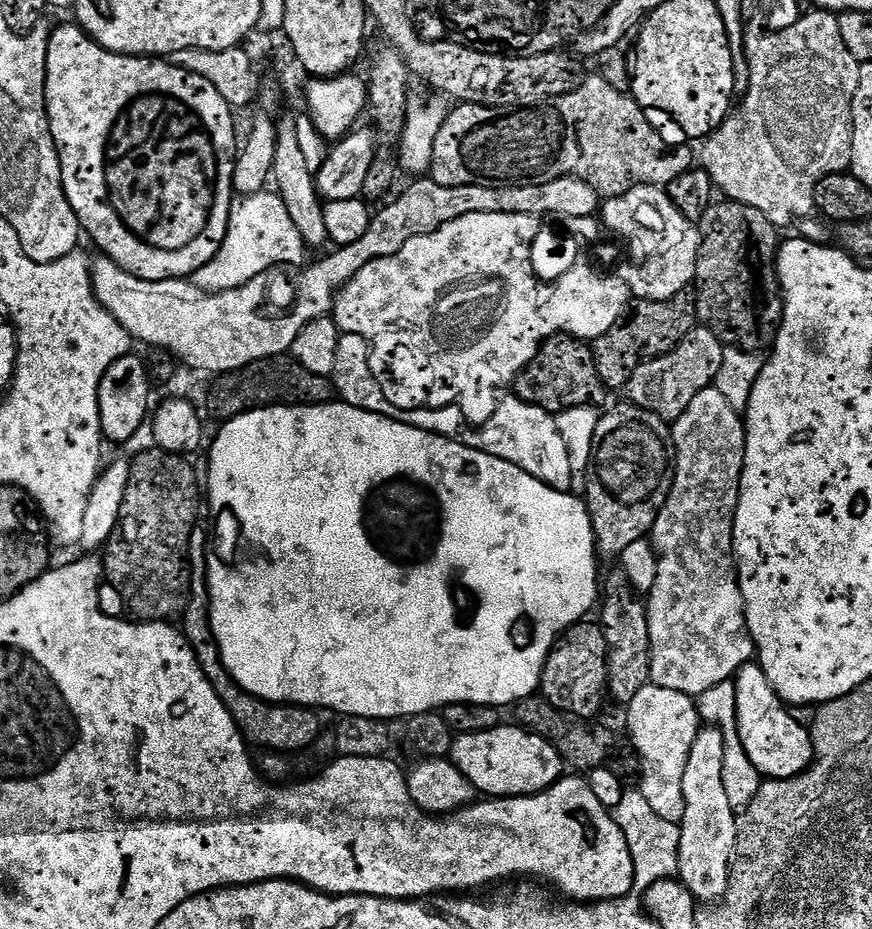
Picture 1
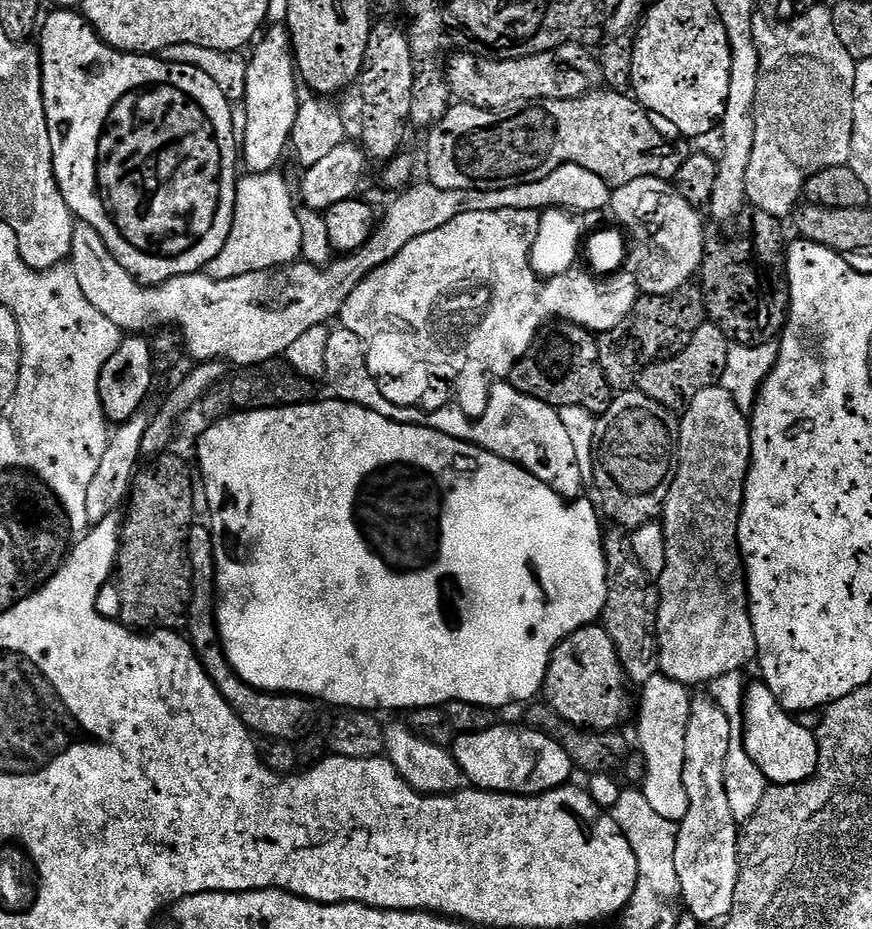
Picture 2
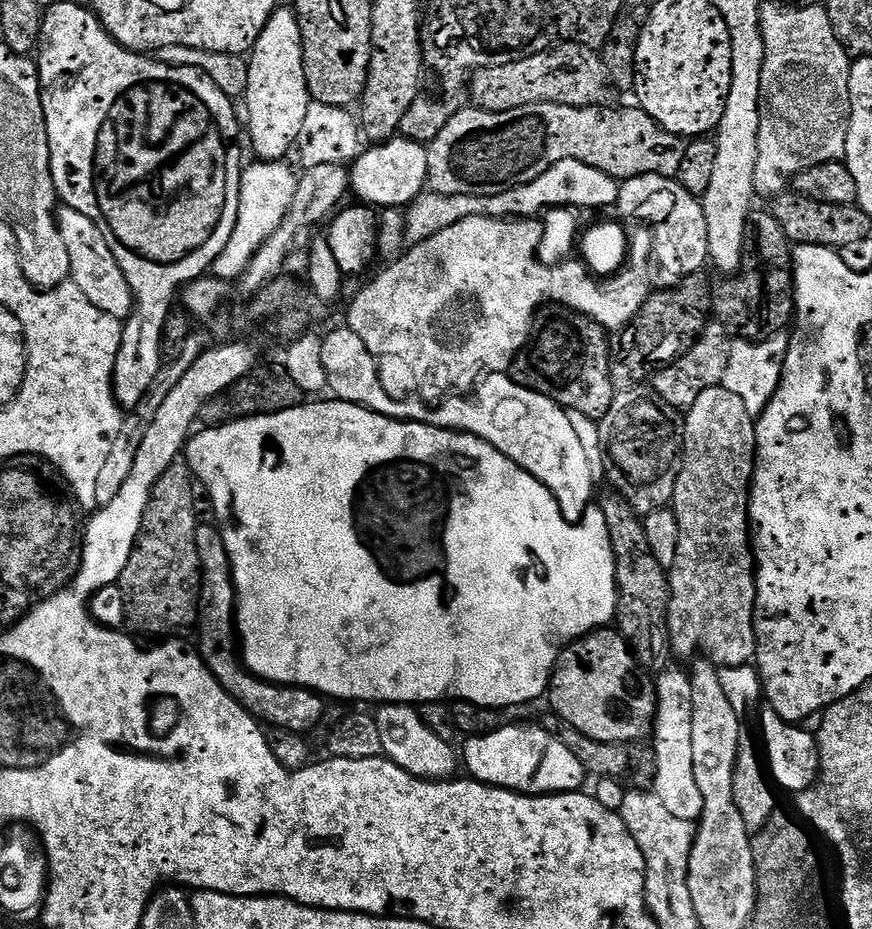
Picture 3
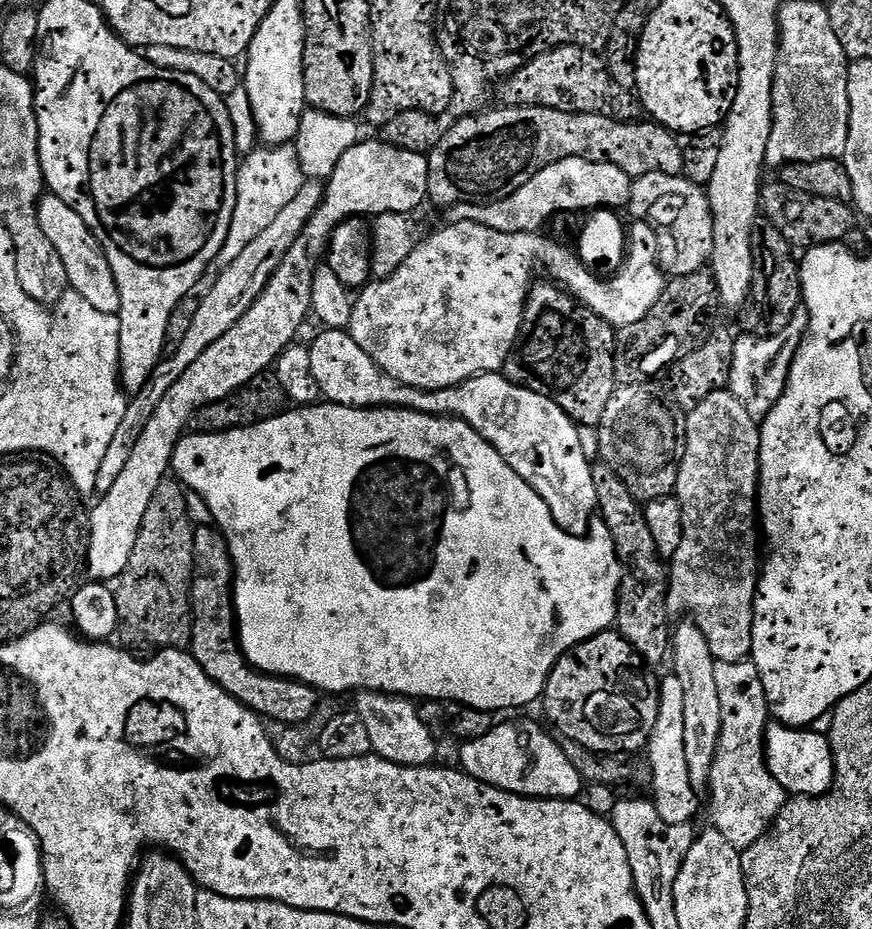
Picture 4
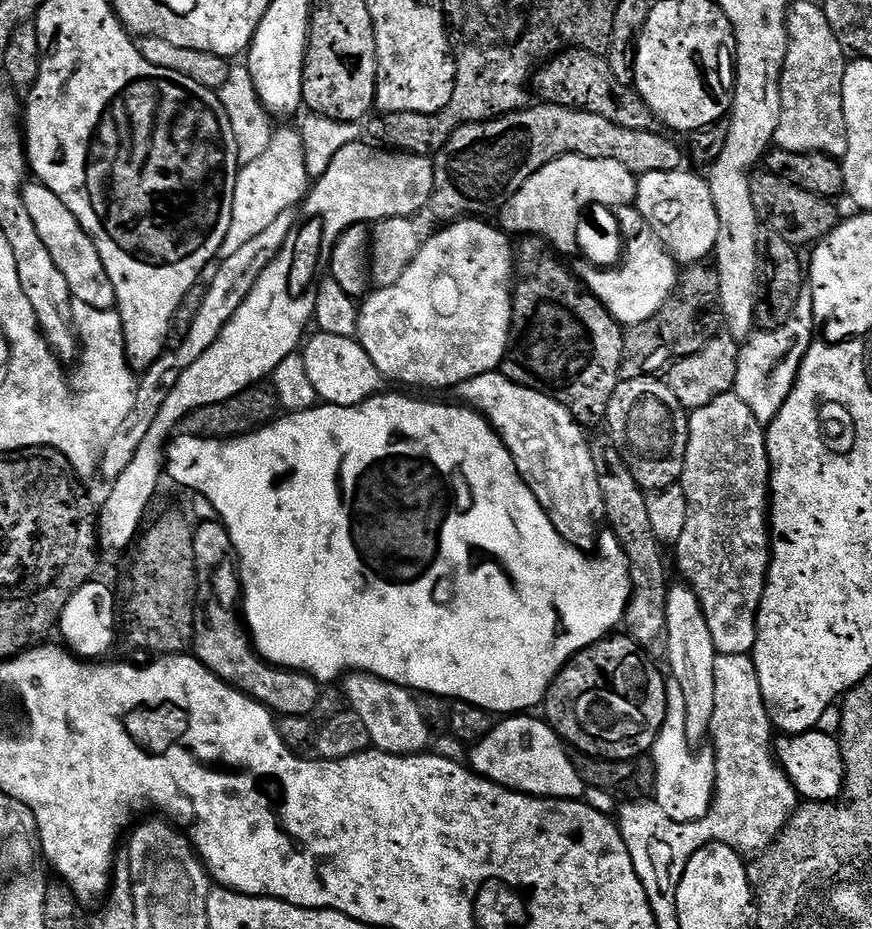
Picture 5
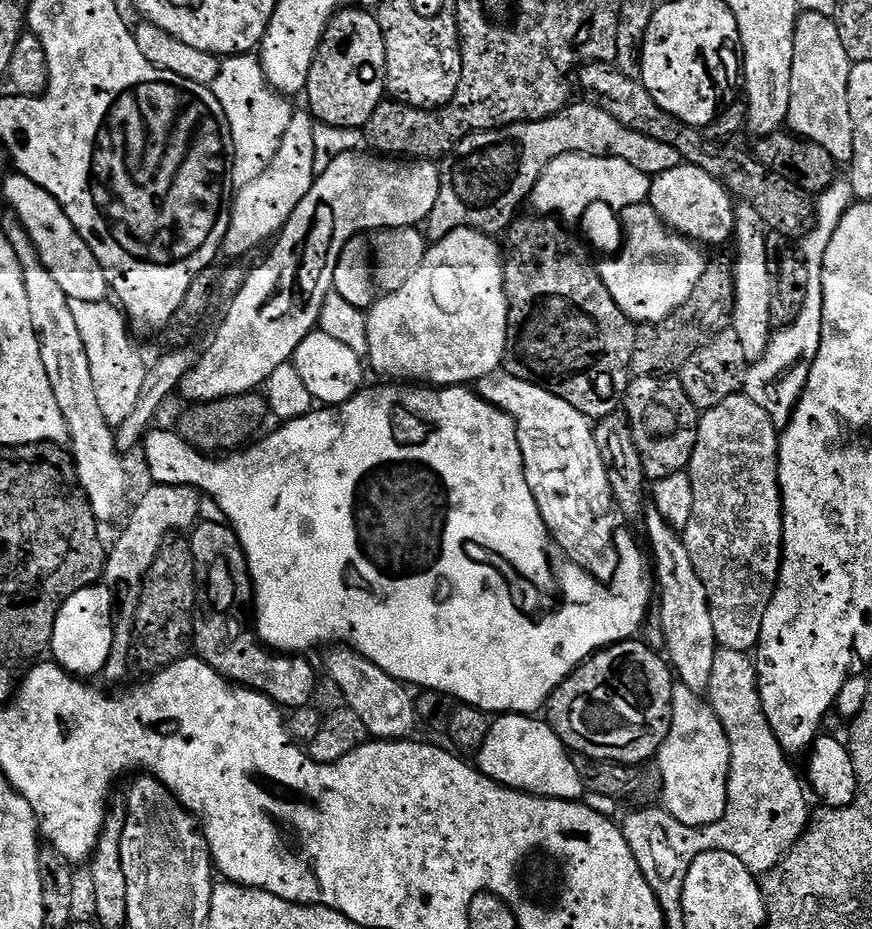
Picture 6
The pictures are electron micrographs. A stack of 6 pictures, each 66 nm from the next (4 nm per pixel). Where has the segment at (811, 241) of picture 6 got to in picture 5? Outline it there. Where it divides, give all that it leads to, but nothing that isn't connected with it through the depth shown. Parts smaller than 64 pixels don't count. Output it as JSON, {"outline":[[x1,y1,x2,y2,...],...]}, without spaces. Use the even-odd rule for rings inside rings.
{"outline":[[806,284,799,294,797,305,794,306,793,316,781,328,757,331,743,343,738,360,738,377,735,378,733,391,765,428,772,424,781,412,786,398,796,384,797,374,812,345,816,329,813,290,811,285]]}

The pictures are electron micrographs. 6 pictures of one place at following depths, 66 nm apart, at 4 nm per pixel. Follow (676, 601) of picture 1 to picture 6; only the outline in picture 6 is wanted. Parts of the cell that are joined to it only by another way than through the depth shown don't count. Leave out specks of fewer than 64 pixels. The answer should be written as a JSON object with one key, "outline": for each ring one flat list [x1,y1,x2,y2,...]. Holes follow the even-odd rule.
{"outline":[[737,394,726,398,726,402,718,402,718,406,707,409,700,417,698,426,698,438,694,446,694,454,690,458,686,469,693,484,693,513,690,514,689,525,682,531,682,539,686,550,690,554,690,562,694,564,694,570,698,572,698,578,702,580,702,586,706,588,706,598,712,611,714,622,714,634,719,647,751,653,760,642,762,634,762,618,766,614,768,604,772,600,772,594,776,591,776,579,780,577,780,557,782,555,782,543,784,541,784,507,780,497,780,479,778,478,778,454,780,453,780,432,766,411,743,394]]}

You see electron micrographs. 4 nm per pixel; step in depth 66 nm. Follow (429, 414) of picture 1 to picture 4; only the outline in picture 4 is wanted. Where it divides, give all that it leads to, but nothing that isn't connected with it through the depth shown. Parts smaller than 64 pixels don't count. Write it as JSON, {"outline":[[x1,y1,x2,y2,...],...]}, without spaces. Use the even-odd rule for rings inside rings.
{"outline":[[324,330,313,344,310,344,310,366,314,369,314,379,318,381,321,397,325,401,350,406,351,408,413,408,416,412,430,414,431,416,454,416,464,420,478,434,482,434,488,442,506,458,506,462,515,472,539,494,550,511,552,517,558,522,572,520,576,516,576,508,582,503,582,510,588,514,595,513,596,491,594,490,594,474,592,473,593,461,586,458,586,450,582,450,580,428,576,421,567,414,550,398,542,394,534,394,534,390,519,388,510,382,500,372,484,372,481,376,470,378,461,384,449,388,439,388,431,392,421,390,414,386,406,386,394,378,386,376,382,369,372,361,372,356,354,342,354,338,344,330]]}

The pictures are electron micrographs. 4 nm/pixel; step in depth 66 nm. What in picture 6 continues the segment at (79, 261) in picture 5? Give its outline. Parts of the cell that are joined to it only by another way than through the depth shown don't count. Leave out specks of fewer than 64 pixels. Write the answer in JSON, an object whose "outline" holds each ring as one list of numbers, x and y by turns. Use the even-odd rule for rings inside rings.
{"outline":[[12,174,5,182,4,196,8,199,9,206,17,212,13,213,34,242,46,270,50,272,54,282,62,286,62,294,66,294,73,302,105,303,110,296,106,274,98,258,94,258,90,246,86,246,78,230,74,230,70,218,66,218,59,202,46,190,42,190,42,186,19,174]]}

